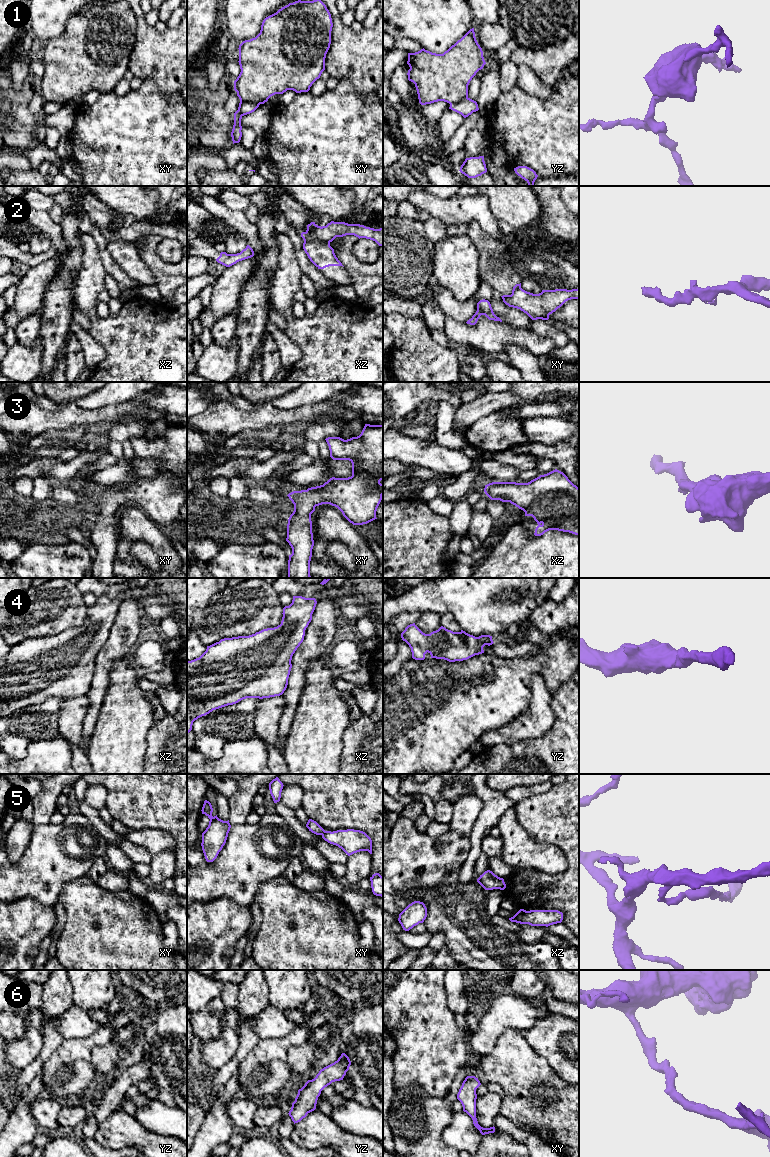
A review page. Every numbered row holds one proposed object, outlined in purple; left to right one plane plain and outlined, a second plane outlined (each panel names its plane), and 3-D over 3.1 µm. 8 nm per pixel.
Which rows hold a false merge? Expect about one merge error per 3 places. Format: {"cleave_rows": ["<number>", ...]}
{"cleave_rows": ["1", "2", "5"]}

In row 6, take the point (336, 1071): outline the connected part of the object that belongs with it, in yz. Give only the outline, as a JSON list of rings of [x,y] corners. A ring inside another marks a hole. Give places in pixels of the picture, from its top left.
[[[342,1053],[337,1061],[321,1069],[314,1079],[308,1080],[298,1090],[295,1101],[288,1113],[294,1124],[300,1122],[308,1113],[316,1109],[321,1091],[332,1082],[343,1080],[350,1065],[349,1057]]]

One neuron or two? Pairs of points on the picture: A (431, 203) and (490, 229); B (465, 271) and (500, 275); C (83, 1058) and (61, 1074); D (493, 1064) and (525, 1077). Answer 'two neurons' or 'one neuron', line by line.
A: one neuron
B: two neurons
C: one neuron
D: one neuron

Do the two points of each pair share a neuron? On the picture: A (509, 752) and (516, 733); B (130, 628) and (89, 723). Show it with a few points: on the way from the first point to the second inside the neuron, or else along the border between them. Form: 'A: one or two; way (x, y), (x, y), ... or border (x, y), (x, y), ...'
A: two; border (535, 738), (489, 747)
B: one; way (112, 650), (104, 660), (95, 699)

